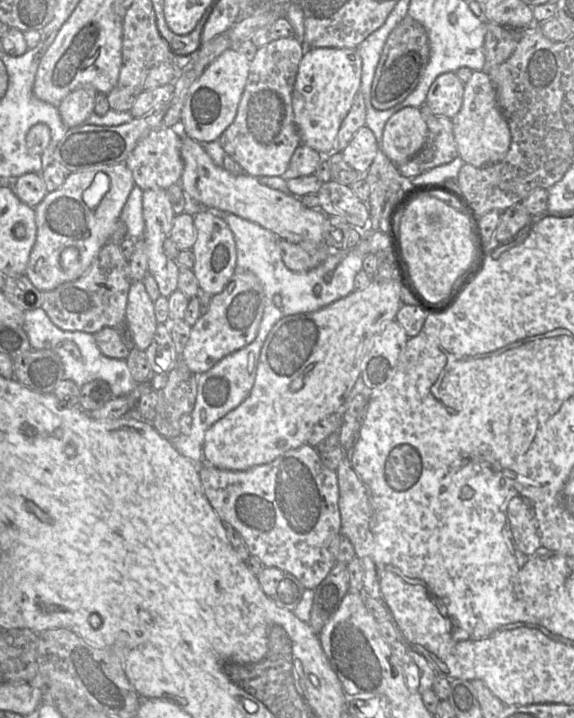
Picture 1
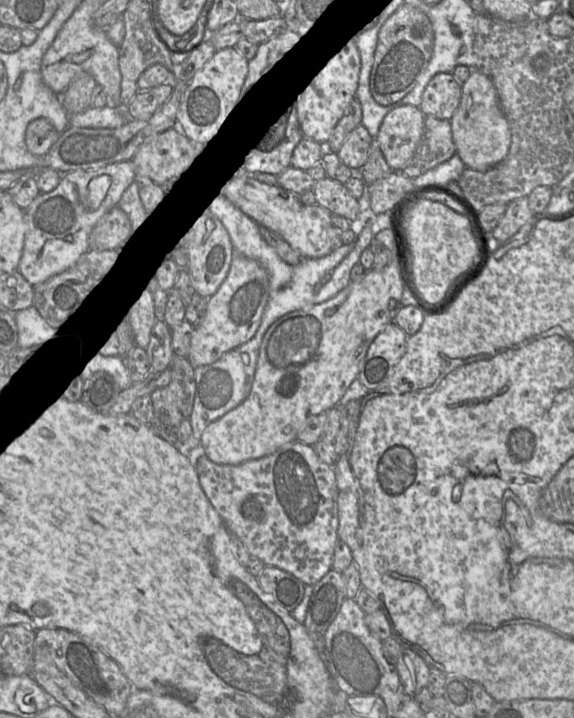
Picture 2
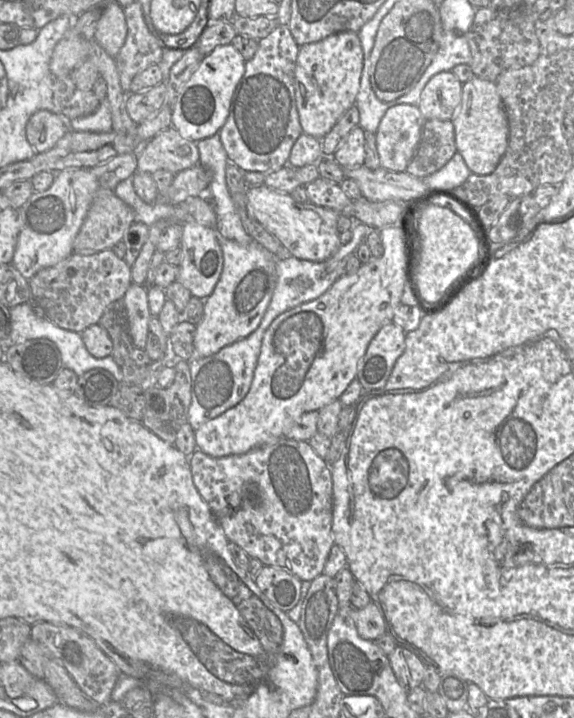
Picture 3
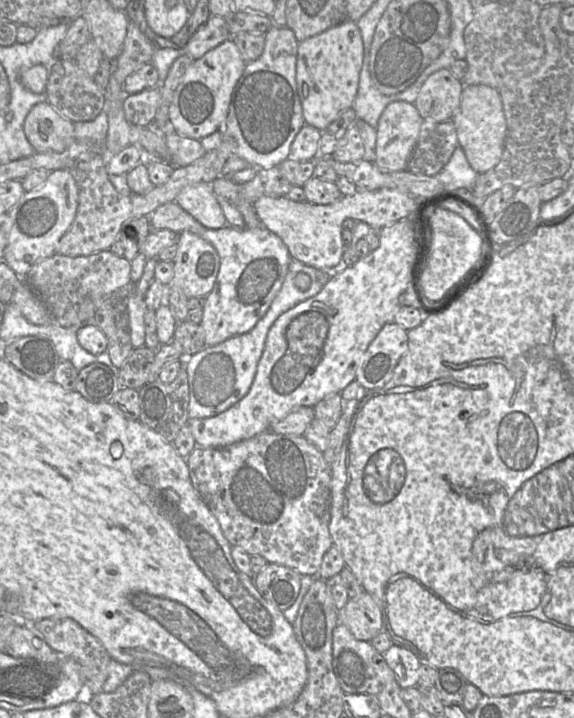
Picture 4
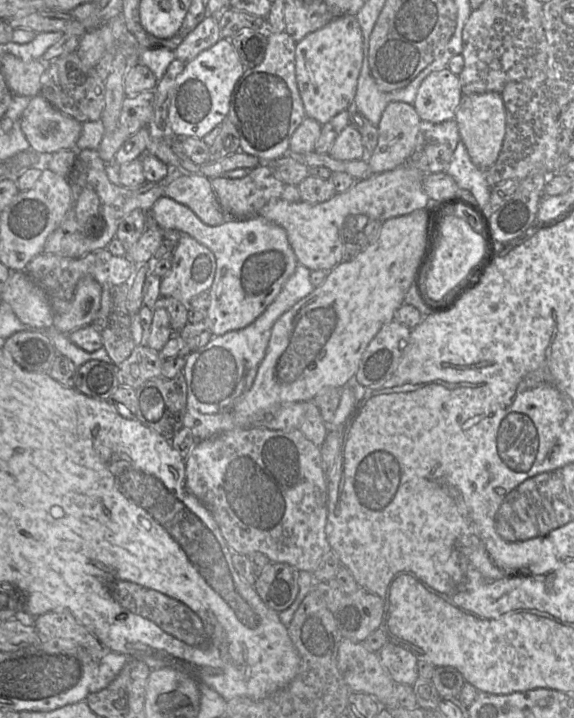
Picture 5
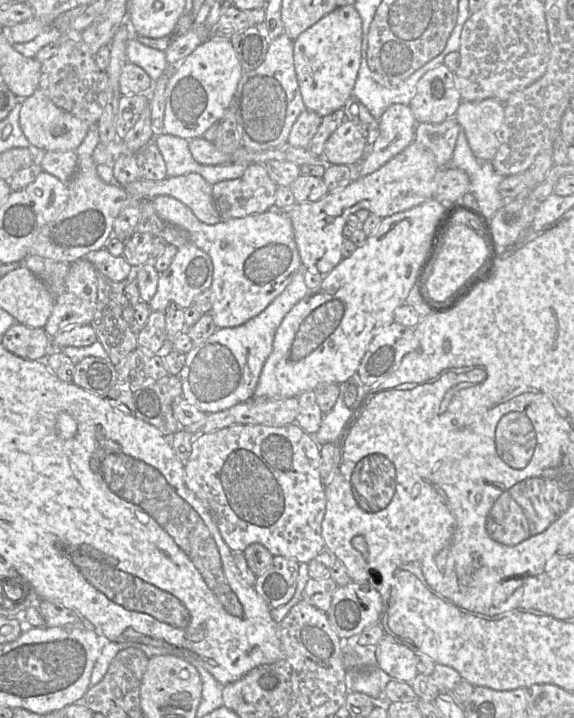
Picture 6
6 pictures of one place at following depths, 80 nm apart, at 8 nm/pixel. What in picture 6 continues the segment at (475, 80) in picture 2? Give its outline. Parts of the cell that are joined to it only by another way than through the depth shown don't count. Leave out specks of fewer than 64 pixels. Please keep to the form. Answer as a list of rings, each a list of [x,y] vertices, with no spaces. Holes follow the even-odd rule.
[[[495,99],[462,101],[455,118],[464,131],[475,157],[492,161],[500,146],[504,104]]]

